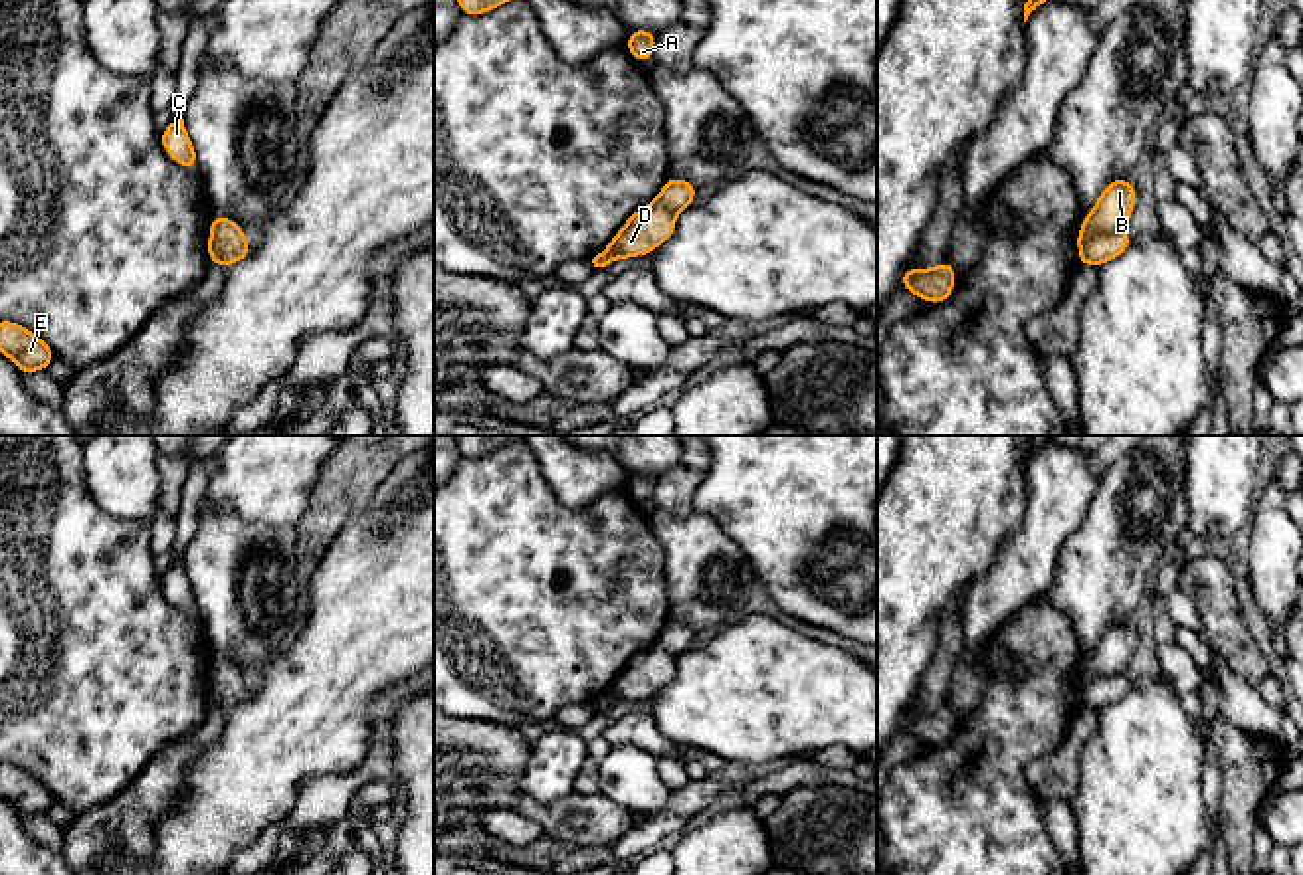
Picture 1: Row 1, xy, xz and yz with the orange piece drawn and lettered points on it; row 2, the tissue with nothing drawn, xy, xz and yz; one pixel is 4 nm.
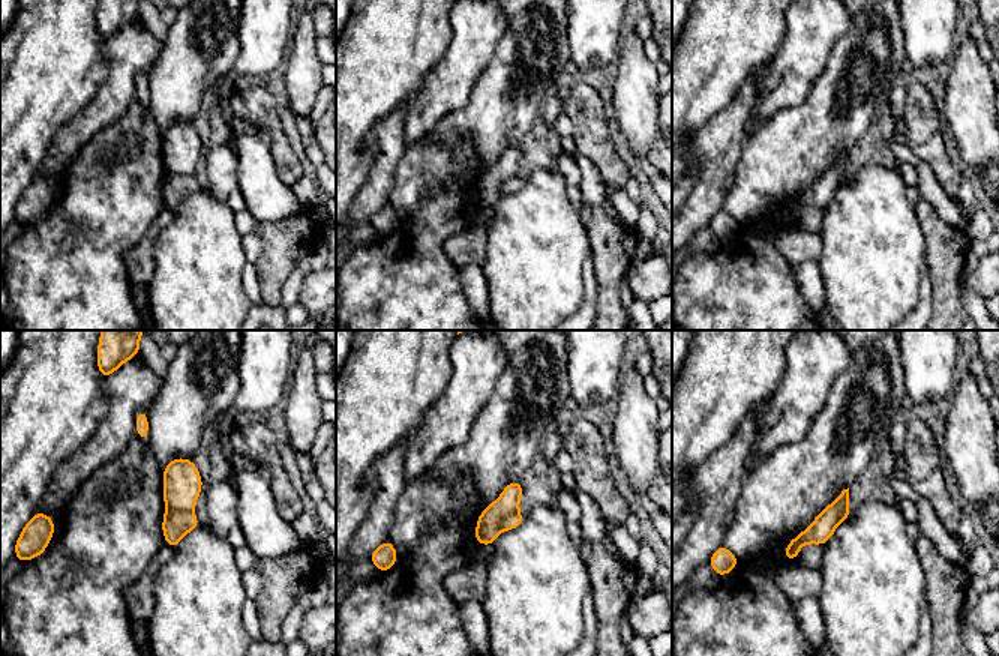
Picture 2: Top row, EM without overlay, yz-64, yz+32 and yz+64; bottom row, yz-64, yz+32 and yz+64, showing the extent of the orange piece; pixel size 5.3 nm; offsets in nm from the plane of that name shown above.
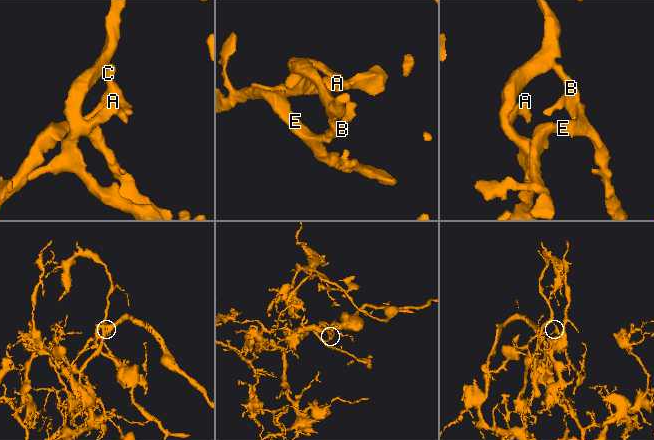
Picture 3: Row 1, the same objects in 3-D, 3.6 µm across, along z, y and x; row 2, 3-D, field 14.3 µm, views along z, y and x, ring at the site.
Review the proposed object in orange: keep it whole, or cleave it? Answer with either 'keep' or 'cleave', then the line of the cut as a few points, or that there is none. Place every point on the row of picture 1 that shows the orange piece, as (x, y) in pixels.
cleave | yz (1119, 230), (1102, 230), (1084, 252), (1086, 264)

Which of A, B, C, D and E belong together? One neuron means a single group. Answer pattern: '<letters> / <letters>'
A B C / D E

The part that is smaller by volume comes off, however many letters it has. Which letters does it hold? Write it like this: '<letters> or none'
A, B, C

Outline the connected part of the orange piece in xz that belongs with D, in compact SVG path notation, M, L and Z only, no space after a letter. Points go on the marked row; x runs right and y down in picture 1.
M661 202L636 210L620 232L612 238L608 249L612 255L606 261L592 259L594 267L606 267L620 257L640 257L652 253L657 245L667 242L675 232L675 214Z

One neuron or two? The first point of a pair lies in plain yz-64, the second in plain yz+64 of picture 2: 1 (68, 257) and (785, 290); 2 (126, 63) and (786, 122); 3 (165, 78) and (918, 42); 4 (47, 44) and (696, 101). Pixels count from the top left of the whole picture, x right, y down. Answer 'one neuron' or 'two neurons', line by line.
1: one neuron
2: two neurons
3: two neurons
4: one neuron

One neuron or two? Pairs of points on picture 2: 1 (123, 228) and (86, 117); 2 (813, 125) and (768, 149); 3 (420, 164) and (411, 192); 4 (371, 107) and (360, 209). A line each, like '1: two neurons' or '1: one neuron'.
1: two neurons
2: one neuron
3: one neuron
4: two neurons

